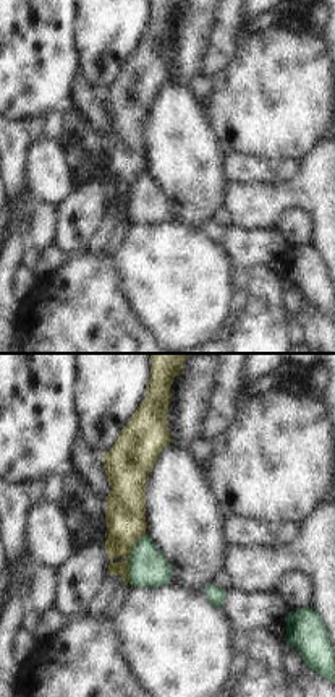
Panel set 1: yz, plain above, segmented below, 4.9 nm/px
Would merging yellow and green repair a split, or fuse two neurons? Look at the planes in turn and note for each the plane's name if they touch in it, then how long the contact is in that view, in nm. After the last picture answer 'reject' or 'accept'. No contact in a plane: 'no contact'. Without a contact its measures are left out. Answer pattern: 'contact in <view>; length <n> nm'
contact in yz; length 260 nm

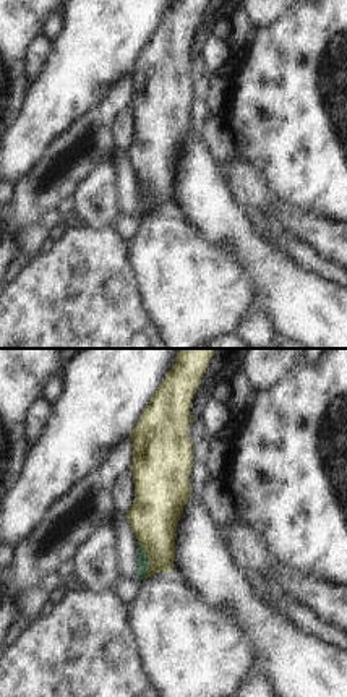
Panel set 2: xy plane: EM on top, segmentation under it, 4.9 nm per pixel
contact in xy; length 180 nm

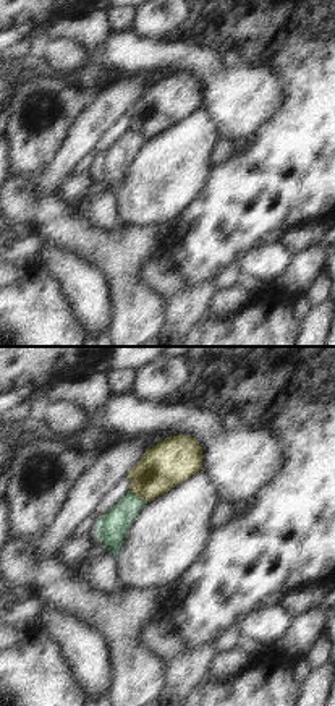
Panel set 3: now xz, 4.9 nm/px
contact in xz; length 100 nm

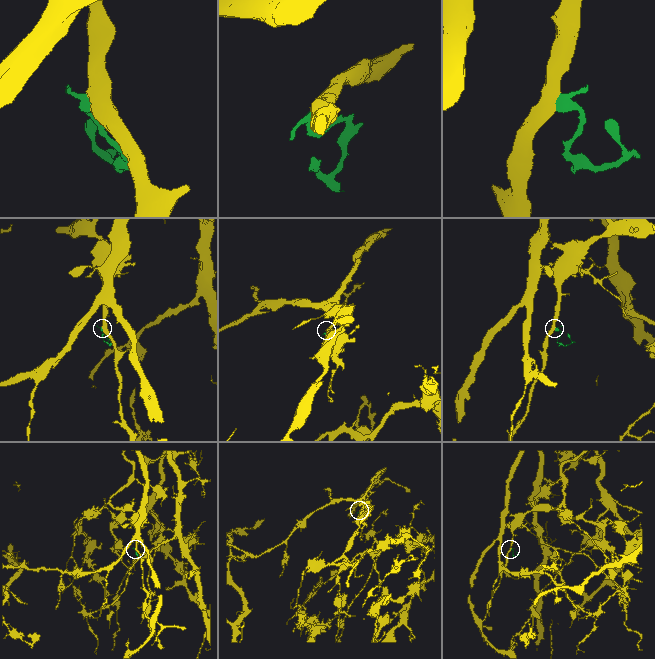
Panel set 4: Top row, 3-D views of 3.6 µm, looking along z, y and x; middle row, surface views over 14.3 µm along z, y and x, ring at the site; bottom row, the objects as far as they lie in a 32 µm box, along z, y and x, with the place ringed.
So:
reject

